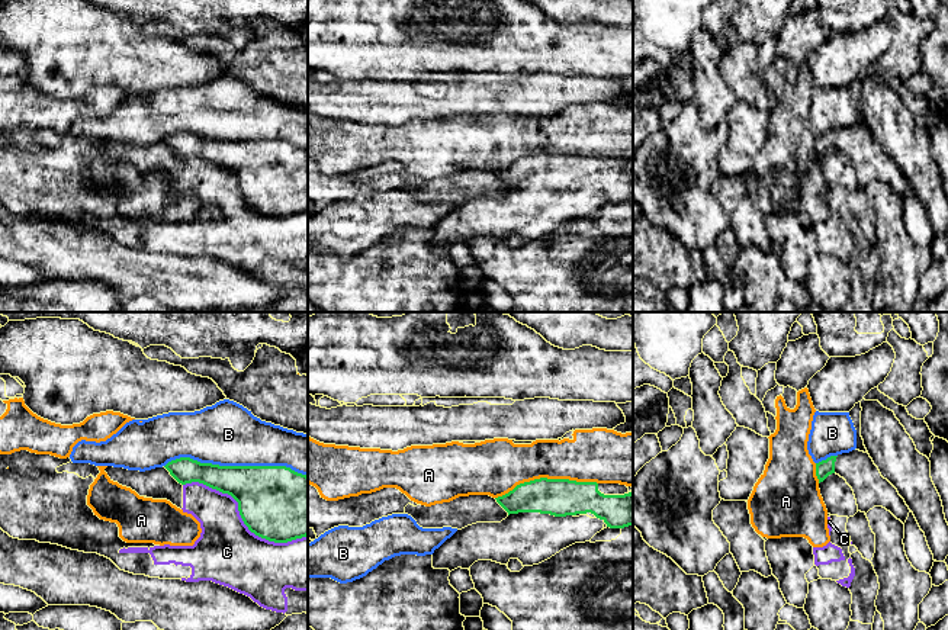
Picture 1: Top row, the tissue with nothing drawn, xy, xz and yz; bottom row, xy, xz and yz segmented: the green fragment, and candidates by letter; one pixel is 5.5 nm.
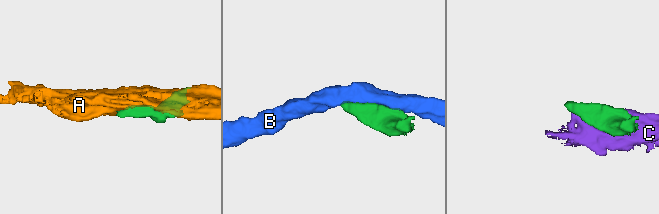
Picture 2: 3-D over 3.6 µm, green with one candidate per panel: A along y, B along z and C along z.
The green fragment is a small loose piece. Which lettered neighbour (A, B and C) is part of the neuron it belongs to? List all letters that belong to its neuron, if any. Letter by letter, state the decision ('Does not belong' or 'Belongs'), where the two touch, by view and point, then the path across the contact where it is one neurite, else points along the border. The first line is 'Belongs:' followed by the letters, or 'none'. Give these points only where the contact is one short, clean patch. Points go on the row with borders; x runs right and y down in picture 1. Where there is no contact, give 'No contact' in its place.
Belongs: none
A: Does not belong. Touches green at xz (546, 478)
B: Does not belong. Touches green at xy (235, 466)
C: Does not belong. Touches green at xy (241, 517)

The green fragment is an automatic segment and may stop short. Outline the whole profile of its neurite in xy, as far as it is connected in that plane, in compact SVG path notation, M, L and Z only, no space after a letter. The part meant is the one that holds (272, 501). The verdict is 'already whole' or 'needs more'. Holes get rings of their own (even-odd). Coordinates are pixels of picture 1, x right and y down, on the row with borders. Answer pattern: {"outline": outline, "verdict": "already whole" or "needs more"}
{"outline": "M180 457L164 466L181 485L199 482L238 502L251 533L274 543L308 536L308 476L286 466L219 466Z", "verdict": "already whole"}

